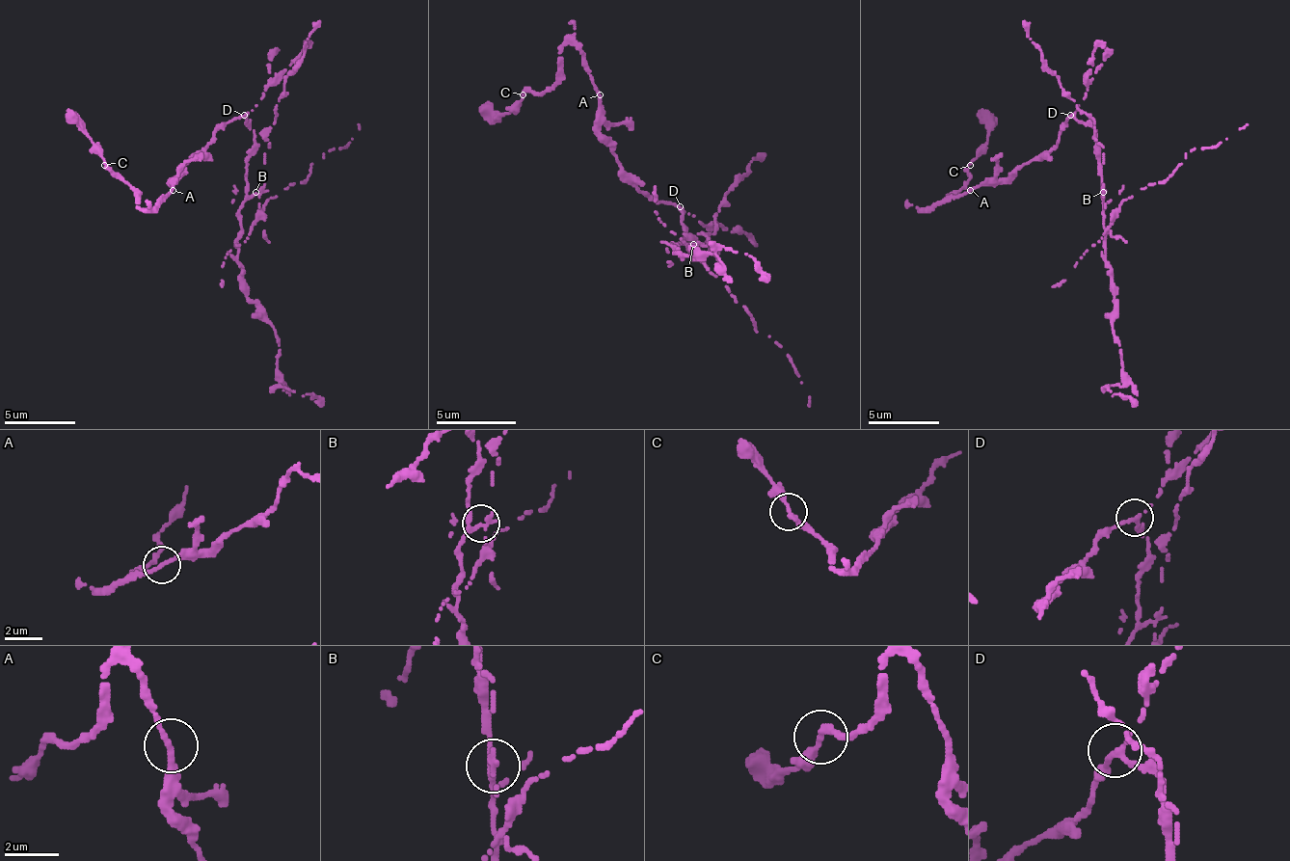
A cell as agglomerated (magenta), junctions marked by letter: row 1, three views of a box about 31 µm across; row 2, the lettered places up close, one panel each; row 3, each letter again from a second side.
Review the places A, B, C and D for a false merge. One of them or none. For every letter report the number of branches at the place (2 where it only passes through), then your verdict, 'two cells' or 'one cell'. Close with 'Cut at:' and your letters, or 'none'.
A: 2 | one cell
B: 2 | two cells
C: 2 | one cell
D: 2 | one cell
Cut at: B

